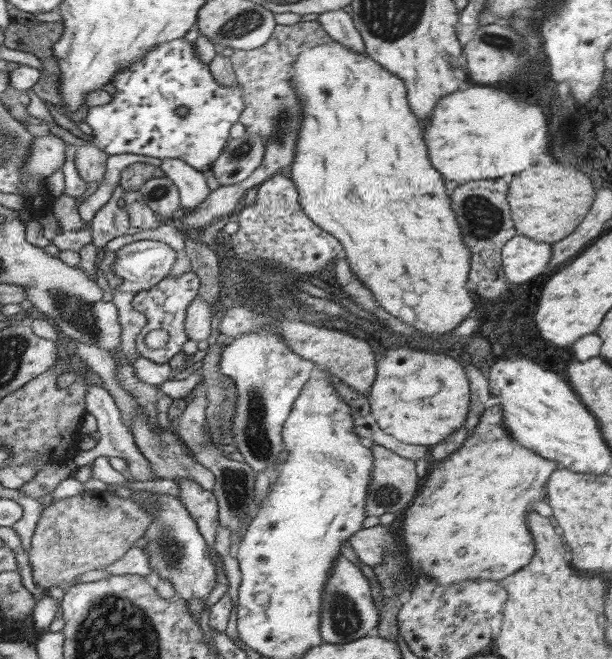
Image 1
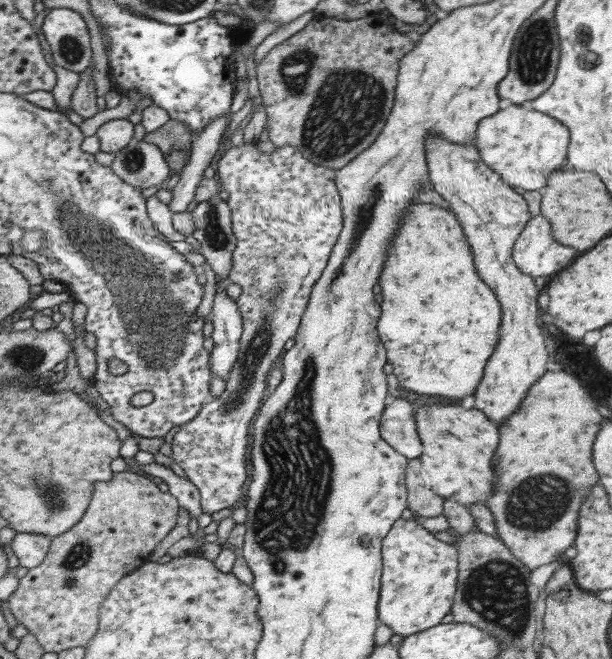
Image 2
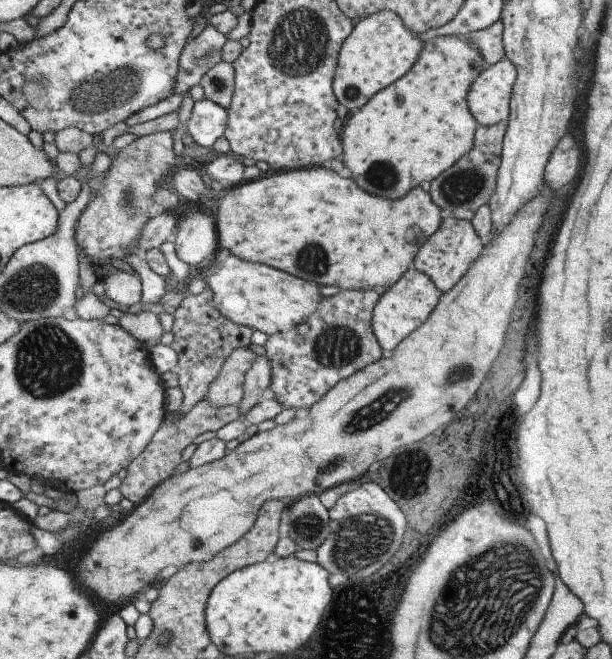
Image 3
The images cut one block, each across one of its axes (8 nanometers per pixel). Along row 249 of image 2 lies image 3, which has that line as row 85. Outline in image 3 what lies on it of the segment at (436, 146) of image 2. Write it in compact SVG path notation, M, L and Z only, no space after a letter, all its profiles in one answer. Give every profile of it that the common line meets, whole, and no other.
M505 56L497 64L481 68L465 96L467 108L479 126L495 126L507 122L515 78L517 68Z

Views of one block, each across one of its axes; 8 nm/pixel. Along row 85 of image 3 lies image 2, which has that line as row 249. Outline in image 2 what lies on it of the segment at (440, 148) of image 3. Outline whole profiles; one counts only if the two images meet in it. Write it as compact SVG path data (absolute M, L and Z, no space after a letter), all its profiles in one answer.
M417 204L411 208L411 214L407 214L407 222L403 222L403 228L399 232L399 236L395 238L395 244L391 246L389 258L385 262L385 270L381 272L381 306L383 306L383 316L379 318L379 336L383 338L383 346L387 350L387 358L391 360L391 374L397 378L397 386L399 388L411 388L407 392L415 392L419 396L439 396L439 398L447 398L455 404L461 402L461 398L473 396L475 394L475 386L479 384L481 376L483 376L483 366L487 364L487 358L493 354L497 342L499 342L499 326L501 326L501 304L497 300L497 296L493 294L493 290L483 282L483 278L479 278L477 270L475 270L475 258L471 252L471 246L467 242L467 236L461 230L461 224L457 220L457 216L453 212L447 212L439 206L433 204Z

